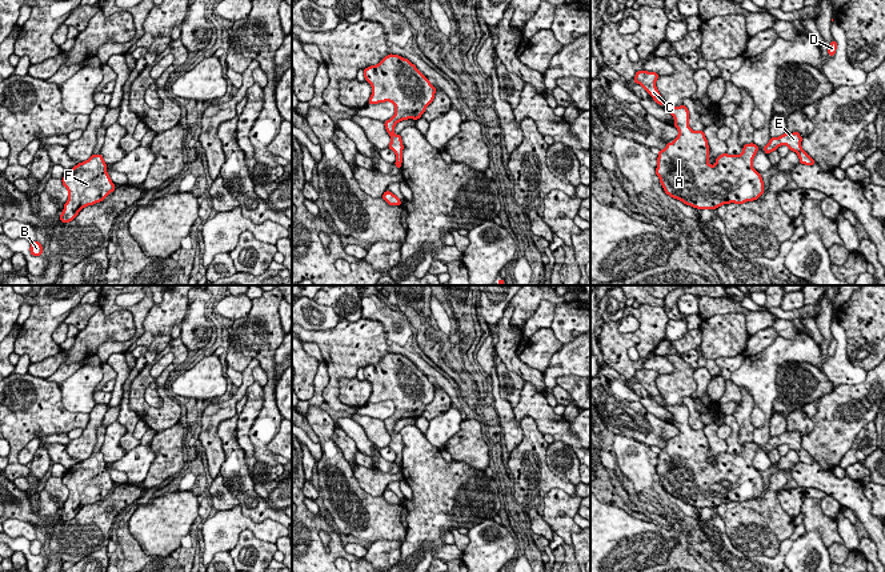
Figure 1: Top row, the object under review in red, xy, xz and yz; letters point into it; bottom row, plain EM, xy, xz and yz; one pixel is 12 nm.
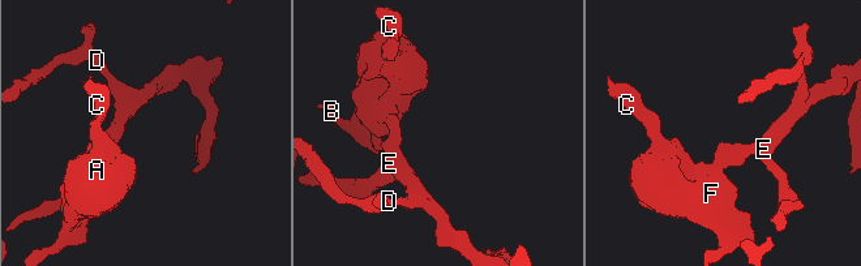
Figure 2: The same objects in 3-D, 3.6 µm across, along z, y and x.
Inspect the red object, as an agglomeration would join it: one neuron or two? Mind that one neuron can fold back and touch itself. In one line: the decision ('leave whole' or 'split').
leave whole

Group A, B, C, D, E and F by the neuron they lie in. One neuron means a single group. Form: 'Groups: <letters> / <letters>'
Groups: A B C D E F

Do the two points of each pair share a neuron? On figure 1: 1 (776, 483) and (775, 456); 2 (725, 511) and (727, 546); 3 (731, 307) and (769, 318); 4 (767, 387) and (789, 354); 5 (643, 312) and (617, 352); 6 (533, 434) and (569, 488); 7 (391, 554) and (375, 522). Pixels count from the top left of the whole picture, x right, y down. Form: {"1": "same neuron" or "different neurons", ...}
{"1": "different neurons", "2": "different neurons", "3": "same neuron", "4": "same neuron", "5": "same neuron", "6": "same neuron", "7": "different neurons"}

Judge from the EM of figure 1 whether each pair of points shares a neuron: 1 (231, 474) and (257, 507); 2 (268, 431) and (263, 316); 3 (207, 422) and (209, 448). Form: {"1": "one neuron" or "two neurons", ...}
{"1": "one neuron", "2": "one neuron", "3": "one neuron"}

